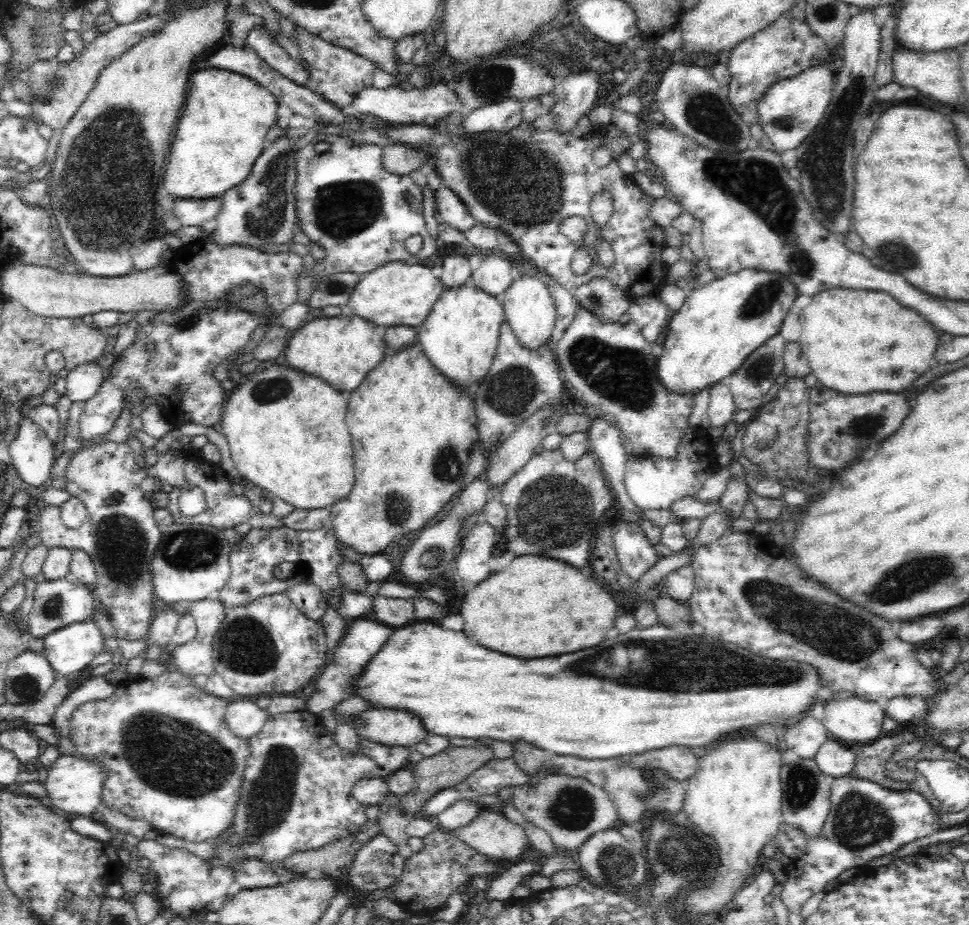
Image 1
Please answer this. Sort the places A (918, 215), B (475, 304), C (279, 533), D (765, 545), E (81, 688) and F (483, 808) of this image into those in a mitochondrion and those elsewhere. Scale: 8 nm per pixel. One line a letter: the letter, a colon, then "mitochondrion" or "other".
A: other
B: other
C: other
D: other
E: other
F: other

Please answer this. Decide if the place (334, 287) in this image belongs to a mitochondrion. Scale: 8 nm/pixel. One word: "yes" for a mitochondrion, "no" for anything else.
yes

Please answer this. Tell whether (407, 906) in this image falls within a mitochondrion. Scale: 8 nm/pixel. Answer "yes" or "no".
no

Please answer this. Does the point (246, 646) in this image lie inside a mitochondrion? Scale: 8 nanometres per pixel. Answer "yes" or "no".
yes

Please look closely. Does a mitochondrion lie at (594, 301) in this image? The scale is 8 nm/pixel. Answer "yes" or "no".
yes

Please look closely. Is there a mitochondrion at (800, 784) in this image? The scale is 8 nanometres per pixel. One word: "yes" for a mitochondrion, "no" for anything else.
yes

